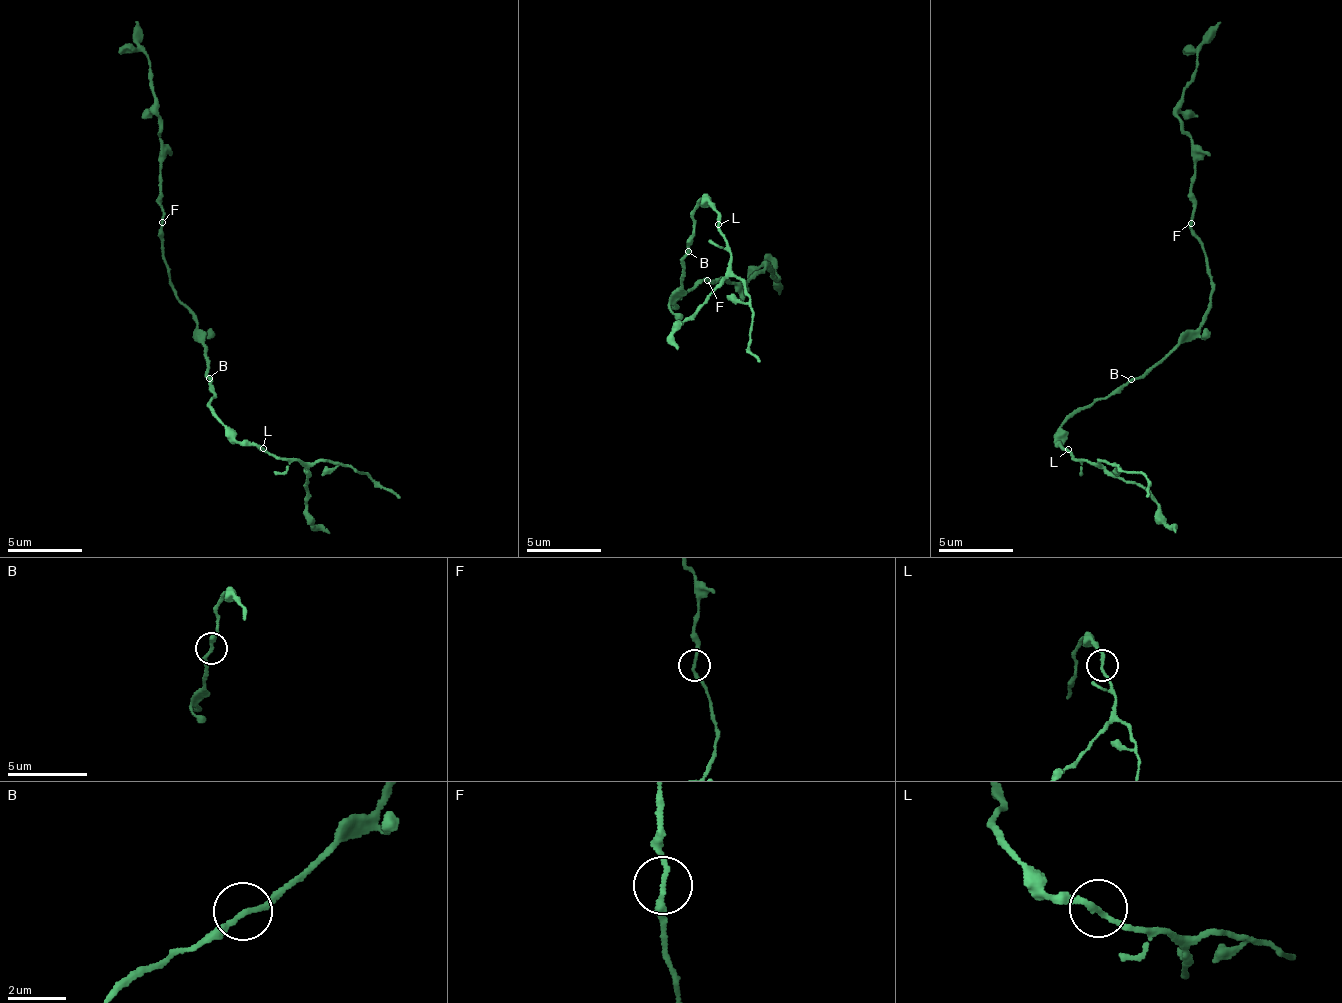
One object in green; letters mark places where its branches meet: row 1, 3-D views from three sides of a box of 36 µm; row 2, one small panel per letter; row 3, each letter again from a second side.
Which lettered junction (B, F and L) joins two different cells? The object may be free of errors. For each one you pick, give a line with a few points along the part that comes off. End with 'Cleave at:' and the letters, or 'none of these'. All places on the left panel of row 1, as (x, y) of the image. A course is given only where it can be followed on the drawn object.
Cleave at: none of these

